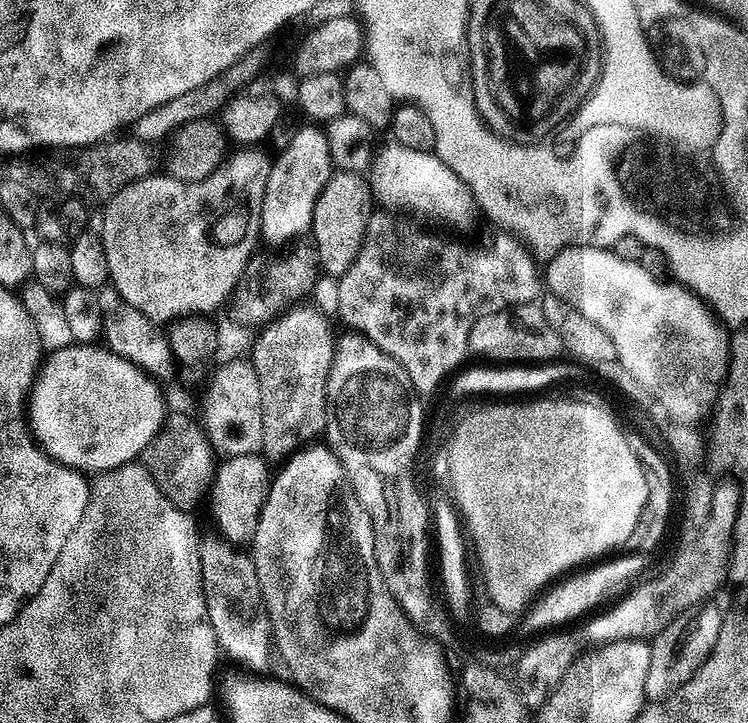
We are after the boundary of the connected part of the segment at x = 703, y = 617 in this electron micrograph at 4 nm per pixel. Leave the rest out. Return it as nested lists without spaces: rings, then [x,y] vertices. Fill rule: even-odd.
[[[704,602],[688,615],[677,617],[651,641],[650,674],[646,678],[646,697],[655,702],[681,688],[702,666],[702,662],[714,650],[724,625],[725,613],[716,604]]]

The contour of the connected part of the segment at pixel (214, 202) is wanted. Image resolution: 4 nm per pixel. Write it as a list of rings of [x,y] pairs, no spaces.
[[[241,147],[201,180],[176,180],[167,174],[144,176],[118,190],[103,205],[104,221],[98,231],[102,246],[106,246],[108,278],[111,287],[134,310],[142,310],[146,318],[157,322],[171,322],[191,314],[212,314],[231,296],[257,251],[256,240],[258,244],[261,239],[260,211],[273,162],[262,149]]]

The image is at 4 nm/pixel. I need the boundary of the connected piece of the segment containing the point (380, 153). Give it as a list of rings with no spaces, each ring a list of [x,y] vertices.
[[[388,142],[373,155],[368,181],[375,203],[392,214],[404,212],[458,230],[468,229],[478,216],[473,192],[433,151],[411,150],[410,147]]]

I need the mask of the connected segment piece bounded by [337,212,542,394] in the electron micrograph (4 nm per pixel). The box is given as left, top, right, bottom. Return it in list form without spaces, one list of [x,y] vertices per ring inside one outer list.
[[[384,212],[373,213],[368,220],[358,257],[337,281],[338,314],[354,327],[351,329],[361,332],[384,353],[395,358],[406,370],[412,387],[417,393],[425,394],[441,383],[440,388],[465,363],[463,360],[469,359],[470,330],[478,318],[503,308],[513,308],[516,304],[533,303],[541,295],[542,280],[536,277],[538,264],[532,253],[511,234],[500,234],[492,248],[467,248],[424,232],[409,236],[393,220]]]

